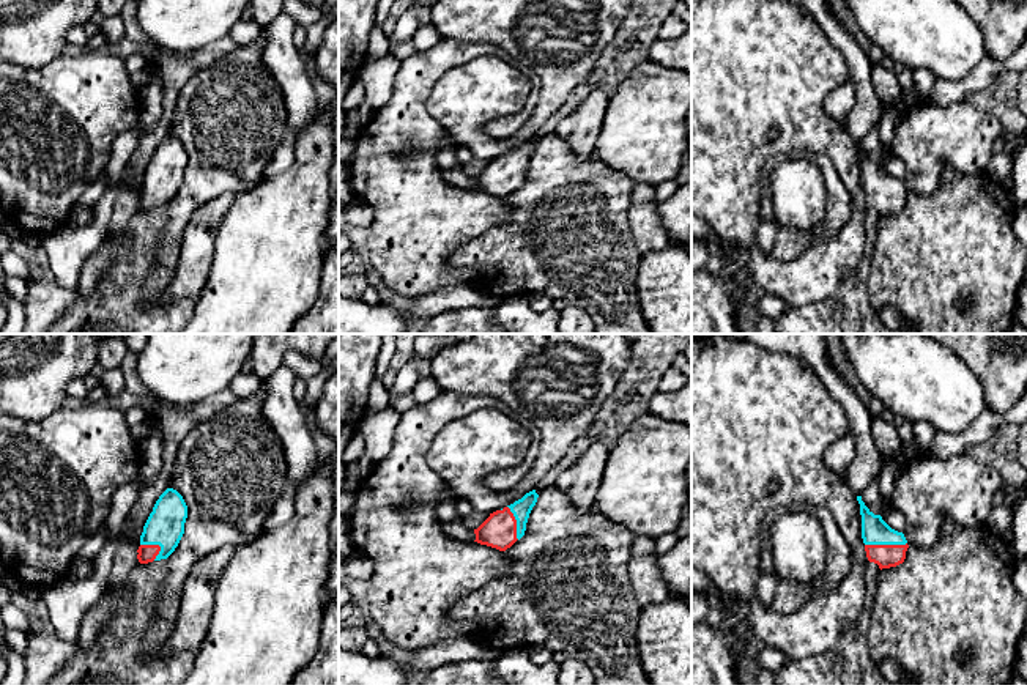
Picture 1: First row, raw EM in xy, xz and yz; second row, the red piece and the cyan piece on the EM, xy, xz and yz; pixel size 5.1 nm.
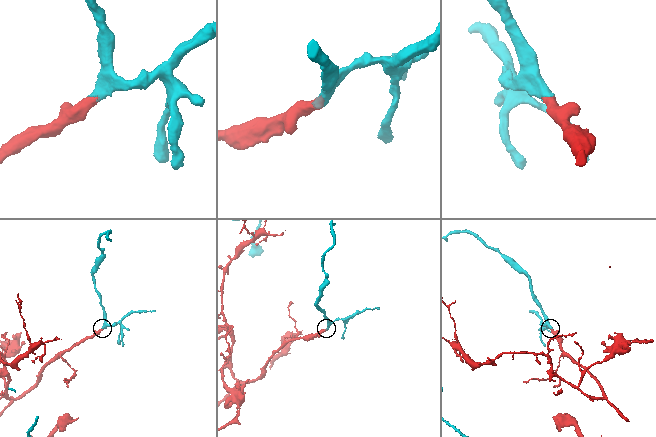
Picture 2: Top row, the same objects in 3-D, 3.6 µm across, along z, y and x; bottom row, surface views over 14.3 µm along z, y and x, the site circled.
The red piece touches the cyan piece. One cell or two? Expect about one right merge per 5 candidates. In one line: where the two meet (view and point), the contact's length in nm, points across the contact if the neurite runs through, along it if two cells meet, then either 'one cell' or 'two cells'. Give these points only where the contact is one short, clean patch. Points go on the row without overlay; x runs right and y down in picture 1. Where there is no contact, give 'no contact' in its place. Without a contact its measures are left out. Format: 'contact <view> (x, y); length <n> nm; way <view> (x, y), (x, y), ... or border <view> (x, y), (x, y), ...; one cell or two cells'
contact yz (886, 192); length 220 nm; way yz (886, 203), (886, 192), (874, 178); one cell

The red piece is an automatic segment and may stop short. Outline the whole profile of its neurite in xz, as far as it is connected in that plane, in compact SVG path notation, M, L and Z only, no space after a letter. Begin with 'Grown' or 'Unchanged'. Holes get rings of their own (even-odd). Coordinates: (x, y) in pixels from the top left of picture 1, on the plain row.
Grown. M536 137L526 140L514 151L490 161L490 164L474 176L480 192L506 198L525 183L526 170L539 142Z

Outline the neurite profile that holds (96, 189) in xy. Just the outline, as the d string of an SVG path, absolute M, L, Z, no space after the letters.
M104 173L101 175L98 180L95 180L80 195L80 198L77 200L72 214L79 209L79 208L85 208L85 206L95 206L99 198L106 194L106 191L109 189L110 180L109 175Z

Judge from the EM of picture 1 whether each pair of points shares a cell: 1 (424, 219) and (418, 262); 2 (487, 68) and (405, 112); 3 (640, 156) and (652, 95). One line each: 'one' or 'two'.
1: one
2: two
3: one

